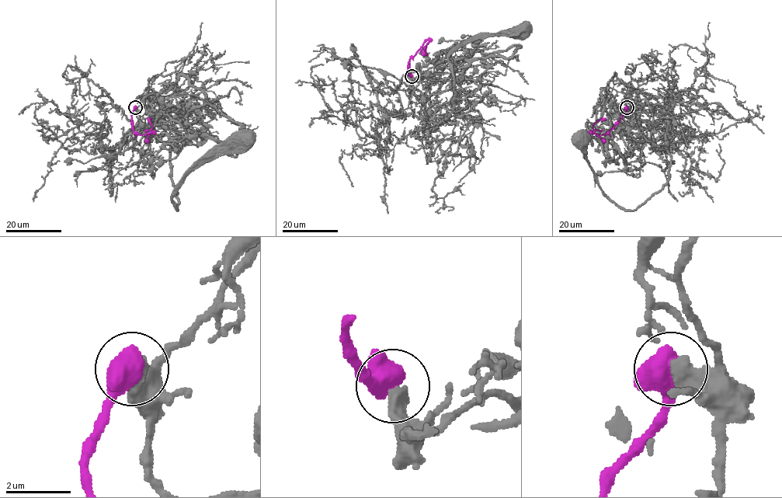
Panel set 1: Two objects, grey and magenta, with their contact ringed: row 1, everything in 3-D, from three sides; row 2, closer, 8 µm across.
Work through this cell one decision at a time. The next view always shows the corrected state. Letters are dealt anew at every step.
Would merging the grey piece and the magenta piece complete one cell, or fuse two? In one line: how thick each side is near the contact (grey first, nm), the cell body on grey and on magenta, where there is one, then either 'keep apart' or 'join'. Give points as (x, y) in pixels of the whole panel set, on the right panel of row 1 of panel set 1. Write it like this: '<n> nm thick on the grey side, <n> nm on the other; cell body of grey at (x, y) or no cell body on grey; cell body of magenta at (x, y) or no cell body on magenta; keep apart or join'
550 nm thick on the grey side, 550 nm on the other; cell body of grey at (583, 137); no cell body on magenta; keep apart

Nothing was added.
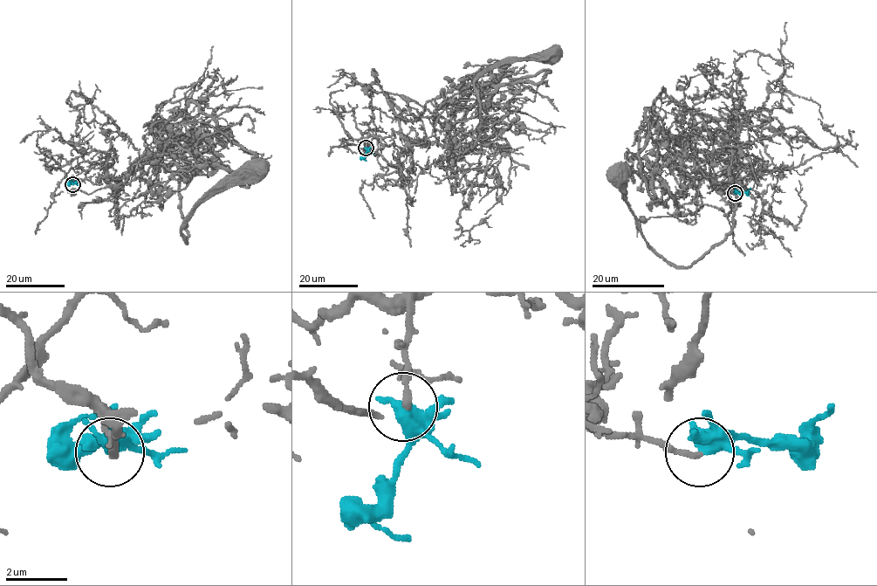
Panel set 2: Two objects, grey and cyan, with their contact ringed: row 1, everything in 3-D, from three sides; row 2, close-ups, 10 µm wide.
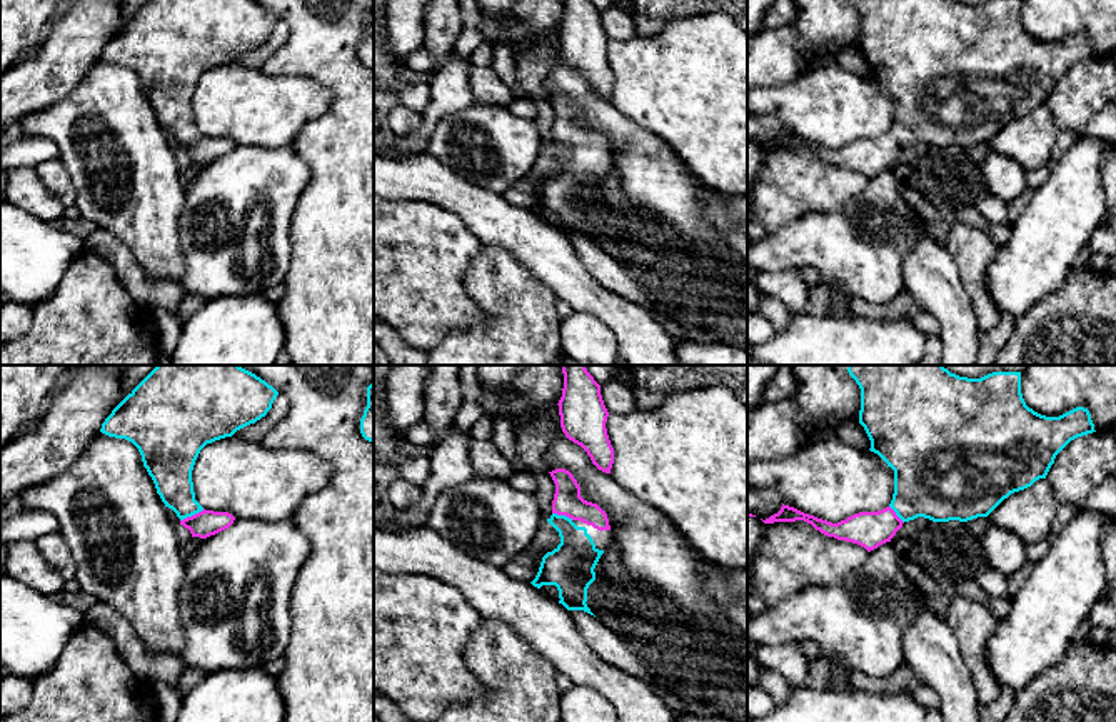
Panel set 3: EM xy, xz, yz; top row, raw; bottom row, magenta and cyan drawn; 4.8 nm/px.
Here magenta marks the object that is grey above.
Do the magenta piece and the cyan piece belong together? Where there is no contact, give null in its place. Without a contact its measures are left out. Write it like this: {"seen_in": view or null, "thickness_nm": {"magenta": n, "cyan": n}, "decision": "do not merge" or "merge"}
{"seen_in": "xy", "thickness_nm": {"magenta": 130, "cyan": 200}, "decision": "merge"}

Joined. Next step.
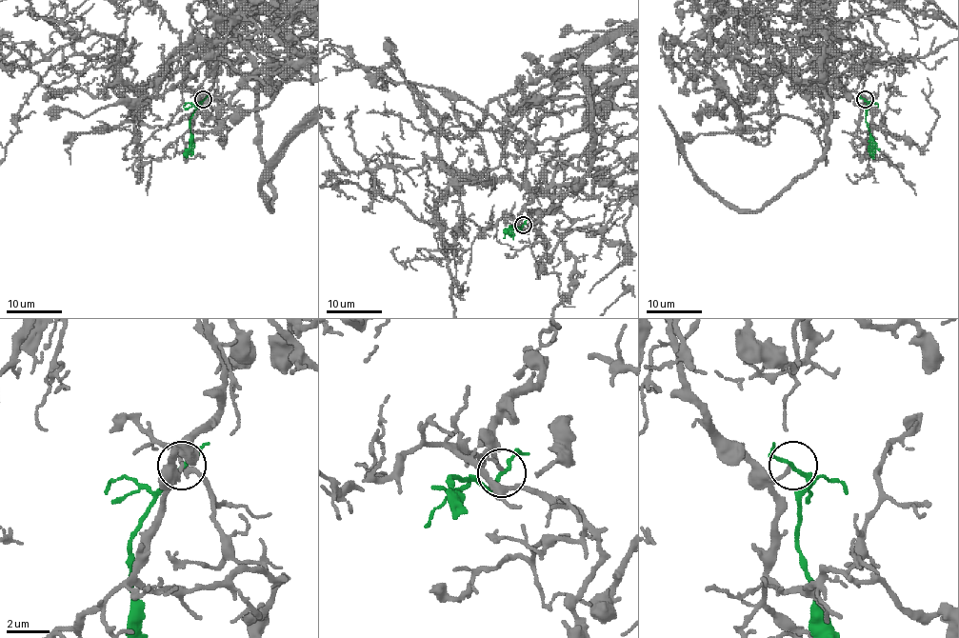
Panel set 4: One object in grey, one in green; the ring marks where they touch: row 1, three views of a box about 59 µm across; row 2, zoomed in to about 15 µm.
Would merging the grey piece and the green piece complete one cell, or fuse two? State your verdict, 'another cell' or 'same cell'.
another cell

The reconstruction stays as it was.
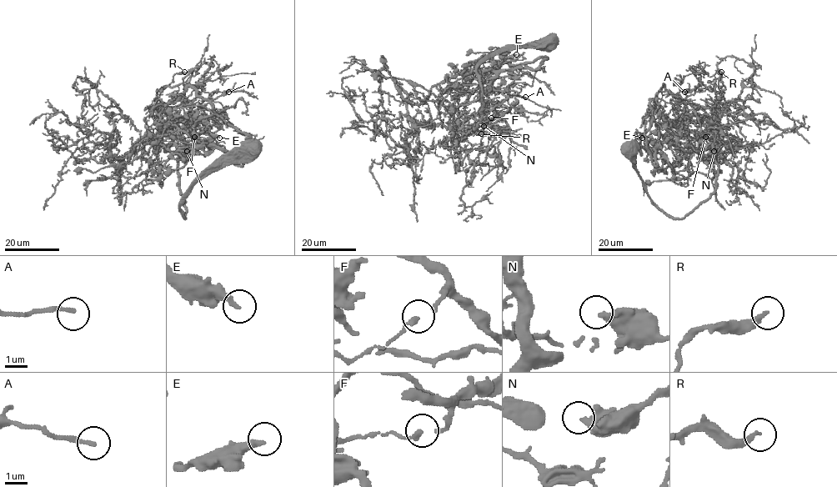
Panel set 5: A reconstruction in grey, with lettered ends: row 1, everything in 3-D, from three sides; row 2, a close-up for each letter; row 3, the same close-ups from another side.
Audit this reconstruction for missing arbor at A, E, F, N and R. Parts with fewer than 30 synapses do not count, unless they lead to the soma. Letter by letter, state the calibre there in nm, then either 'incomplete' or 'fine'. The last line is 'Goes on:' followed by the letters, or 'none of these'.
A: calibre 200 nm; fine
E: calibre 240 nm; fine
F: calibre 150 nm; fine
N: calibre 380 nm; fine
R: calibre 200 nm; incomplete
Goes on: R

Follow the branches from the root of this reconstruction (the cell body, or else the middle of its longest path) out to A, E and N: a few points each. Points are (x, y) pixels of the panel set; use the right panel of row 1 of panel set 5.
A: (633, 147), (648, 196), (666, 213), (684, 218), (709, 197), (720, 96), (702, 83), (684, 92)
E: (633, 147), (666, 213), (684, 218), (709, 197), (713, 132), (661, 143), (650, 121), (642, 138)
N: (633, 147), (648, 196), (679, 218), (714, 191), (718, 163), (713, 132), (676, 137), (714, 151)

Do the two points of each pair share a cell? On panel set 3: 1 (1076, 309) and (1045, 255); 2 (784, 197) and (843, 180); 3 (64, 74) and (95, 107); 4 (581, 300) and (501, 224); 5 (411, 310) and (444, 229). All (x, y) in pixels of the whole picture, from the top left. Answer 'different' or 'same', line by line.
1: different
2: same
3: different
4: same
5: same

